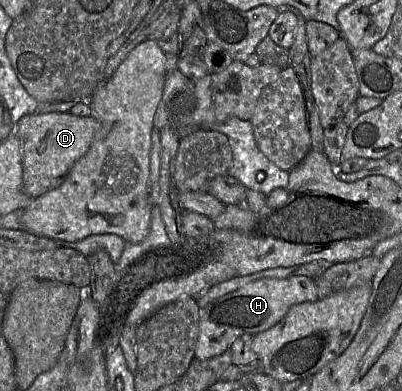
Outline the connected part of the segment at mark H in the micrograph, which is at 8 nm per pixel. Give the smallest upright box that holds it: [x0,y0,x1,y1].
[195,276,319,360]

